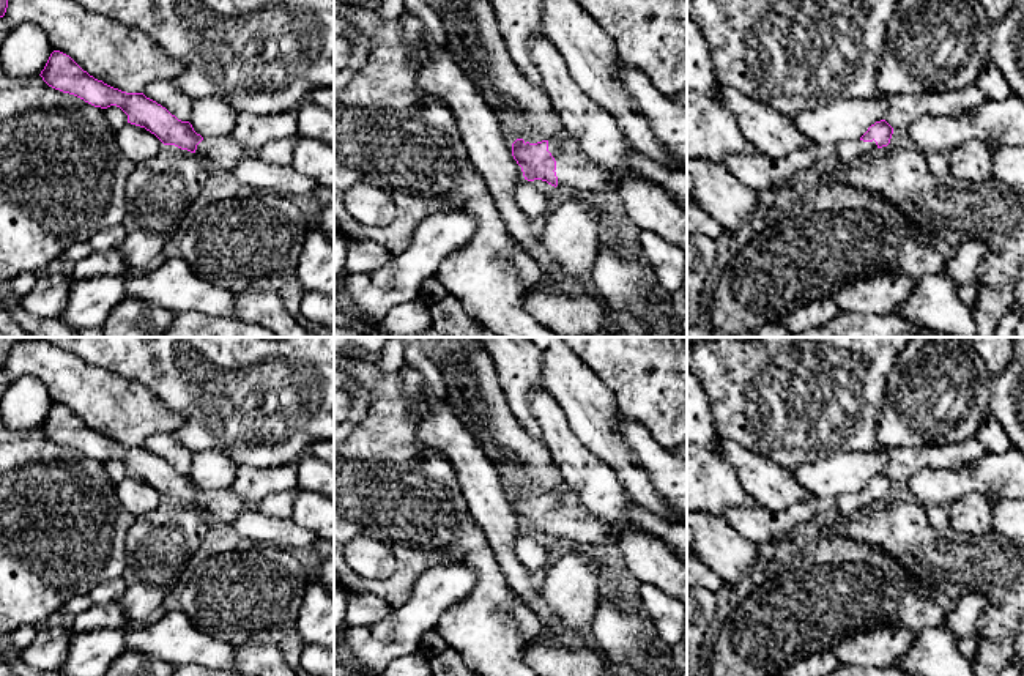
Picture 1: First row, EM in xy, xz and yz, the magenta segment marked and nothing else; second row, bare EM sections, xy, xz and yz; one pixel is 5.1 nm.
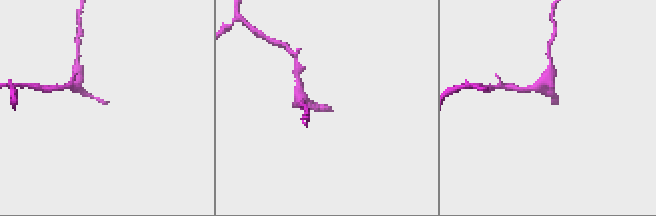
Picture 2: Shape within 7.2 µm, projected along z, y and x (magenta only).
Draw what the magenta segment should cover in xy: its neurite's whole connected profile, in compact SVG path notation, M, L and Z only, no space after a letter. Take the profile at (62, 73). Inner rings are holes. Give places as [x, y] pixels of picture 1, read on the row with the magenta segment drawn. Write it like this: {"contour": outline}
{"contour": "M60 50L50 54L39 76L49 87L74 95L95 107L120 107L128 115L128 123L145 128L164 145L195 153L211 169L233 172L246 159L258 159L271 165L291 165L299 134L268 142L260 148L244 147L232 136L202 137L189 121L178 120L143 93L126 93L95 79Z"}

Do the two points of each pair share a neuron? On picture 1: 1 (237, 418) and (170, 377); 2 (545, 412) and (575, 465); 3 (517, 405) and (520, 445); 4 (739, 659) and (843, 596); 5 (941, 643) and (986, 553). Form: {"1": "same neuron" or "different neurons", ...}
{"1": "same neuron", "2": "same neuron", "3": "different neurons", "4": "same neuron", "5": "different neurons"}

